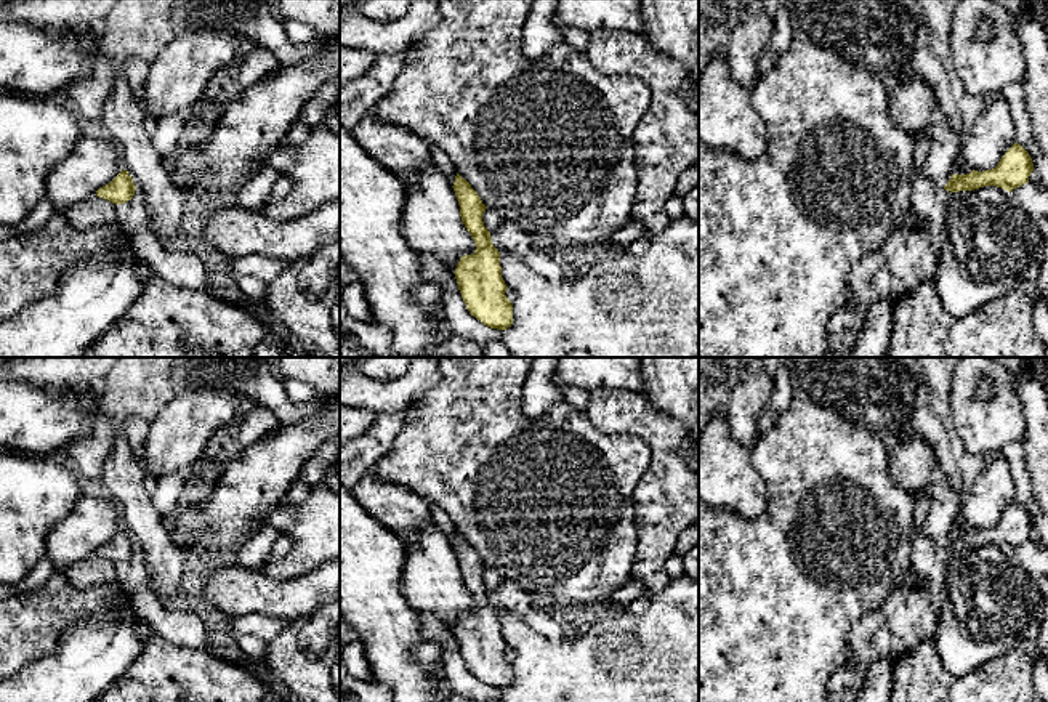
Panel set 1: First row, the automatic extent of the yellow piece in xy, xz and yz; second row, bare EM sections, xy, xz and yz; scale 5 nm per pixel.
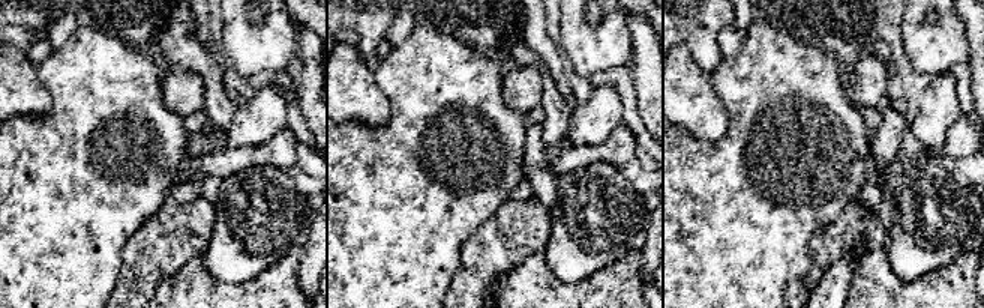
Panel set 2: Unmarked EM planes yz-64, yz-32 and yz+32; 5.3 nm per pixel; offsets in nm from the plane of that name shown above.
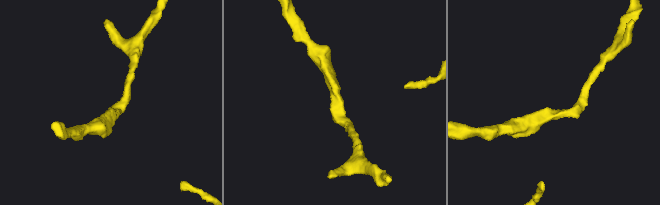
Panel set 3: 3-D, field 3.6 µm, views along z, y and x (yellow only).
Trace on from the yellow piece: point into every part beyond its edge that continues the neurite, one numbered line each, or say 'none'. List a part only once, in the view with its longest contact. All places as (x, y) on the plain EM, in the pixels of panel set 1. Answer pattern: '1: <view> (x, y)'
none

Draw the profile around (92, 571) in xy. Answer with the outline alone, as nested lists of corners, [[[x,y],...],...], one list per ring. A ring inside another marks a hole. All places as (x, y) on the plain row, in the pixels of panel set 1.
[[[90,555],[66,569],[66,575],[74,587],[96,587],[117,582],[115,563]]]

